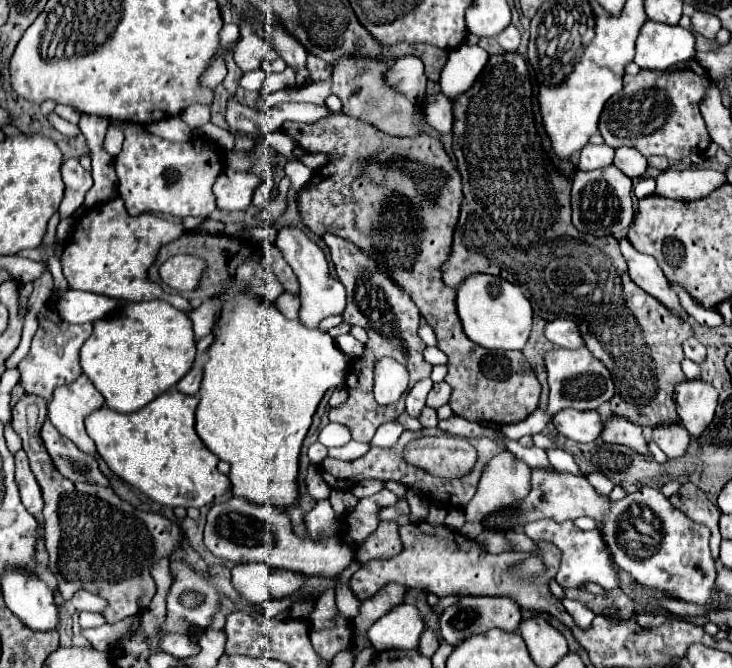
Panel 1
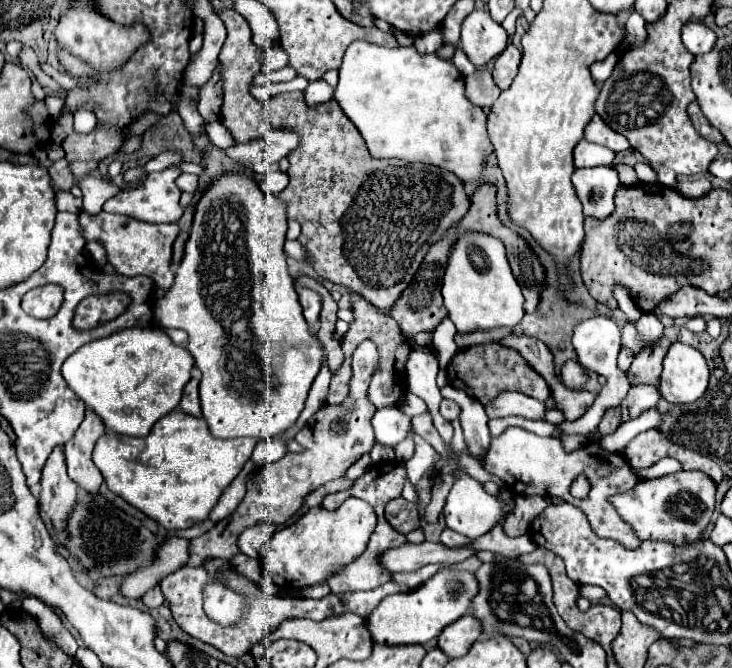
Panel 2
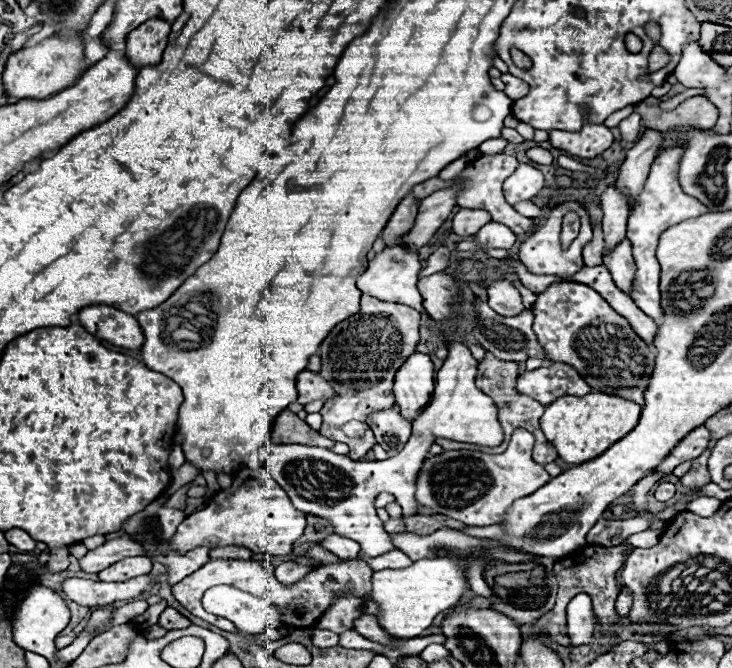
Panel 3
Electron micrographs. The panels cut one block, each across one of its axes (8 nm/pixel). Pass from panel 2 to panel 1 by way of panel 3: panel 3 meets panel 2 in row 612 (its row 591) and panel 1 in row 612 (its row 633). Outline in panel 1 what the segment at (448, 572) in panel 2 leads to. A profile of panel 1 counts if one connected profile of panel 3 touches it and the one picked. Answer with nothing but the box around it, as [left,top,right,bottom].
[368,602,424,650]

